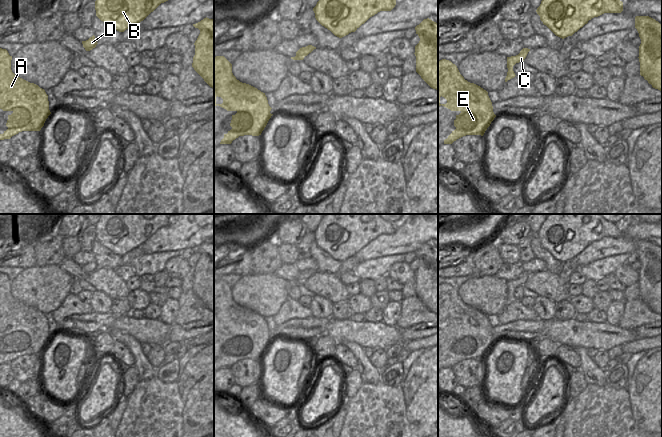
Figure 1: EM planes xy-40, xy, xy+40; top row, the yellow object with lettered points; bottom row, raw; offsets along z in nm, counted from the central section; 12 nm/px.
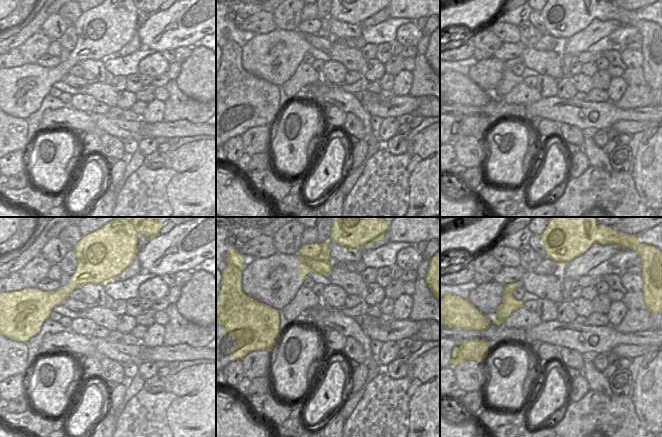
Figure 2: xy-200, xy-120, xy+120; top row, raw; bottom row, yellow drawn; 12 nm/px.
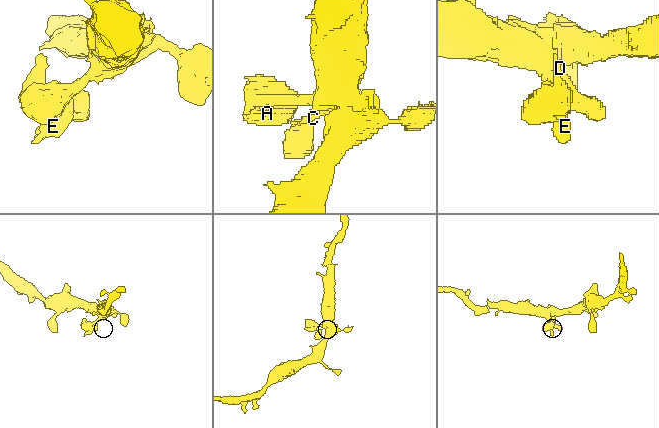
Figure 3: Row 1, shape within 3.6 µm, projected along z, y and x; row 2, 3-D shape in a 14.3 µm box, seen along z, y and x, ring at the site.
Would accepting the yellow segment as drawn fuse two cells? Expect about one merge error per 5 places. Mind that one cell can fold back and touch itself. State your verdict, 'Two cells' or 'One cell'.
One cell

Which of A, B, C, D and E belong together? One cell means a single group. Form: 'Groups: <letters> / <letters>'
Groups: A B C D E

